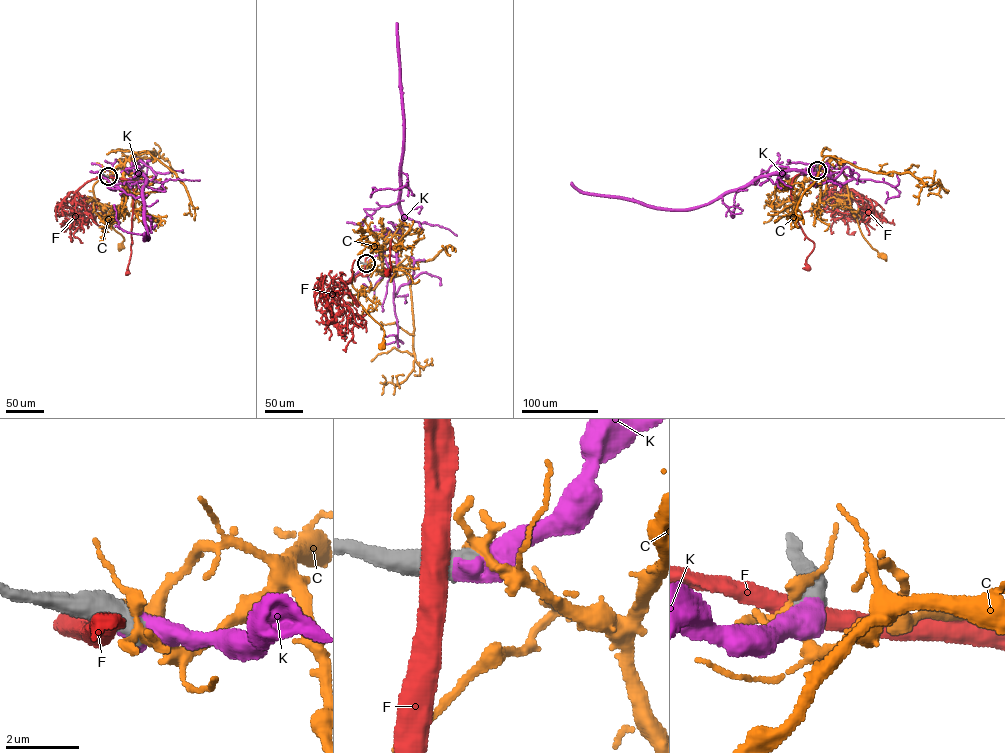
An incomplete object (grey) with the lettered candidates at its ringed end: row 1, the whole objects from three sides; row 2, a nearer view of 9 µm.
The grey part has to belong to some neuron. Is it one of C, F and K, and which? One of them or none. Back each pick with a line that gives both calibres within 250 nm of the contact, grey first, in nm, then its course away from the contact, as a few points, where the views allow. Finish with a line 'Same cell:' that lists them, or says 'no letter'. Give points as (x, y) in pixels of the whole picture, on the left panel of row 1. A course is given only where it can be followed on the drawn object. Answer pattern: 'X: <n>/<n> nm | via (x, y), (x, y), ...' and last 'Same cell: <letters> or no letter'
K: 750/750 nm | via (108, 176), (127, 179), (142, 174), (145, 178), (144, 220), (148, 238), (144, 241), (144, 232)
Same cell: K

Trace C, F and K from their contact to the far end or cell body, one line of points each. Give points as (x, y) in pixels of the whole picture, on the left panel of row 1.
C: (108, 176), (126, 158), (93, 189), (111, 226), (124, 238), (121, 246)
F: (107, 176), (125, 179), (132, 184), (132, 242), (127, 273)
K: (108, 176), (127, 179), (142, 174), (145, 178), (144, 220), (148, 238), (144, 241), (144, 232)

